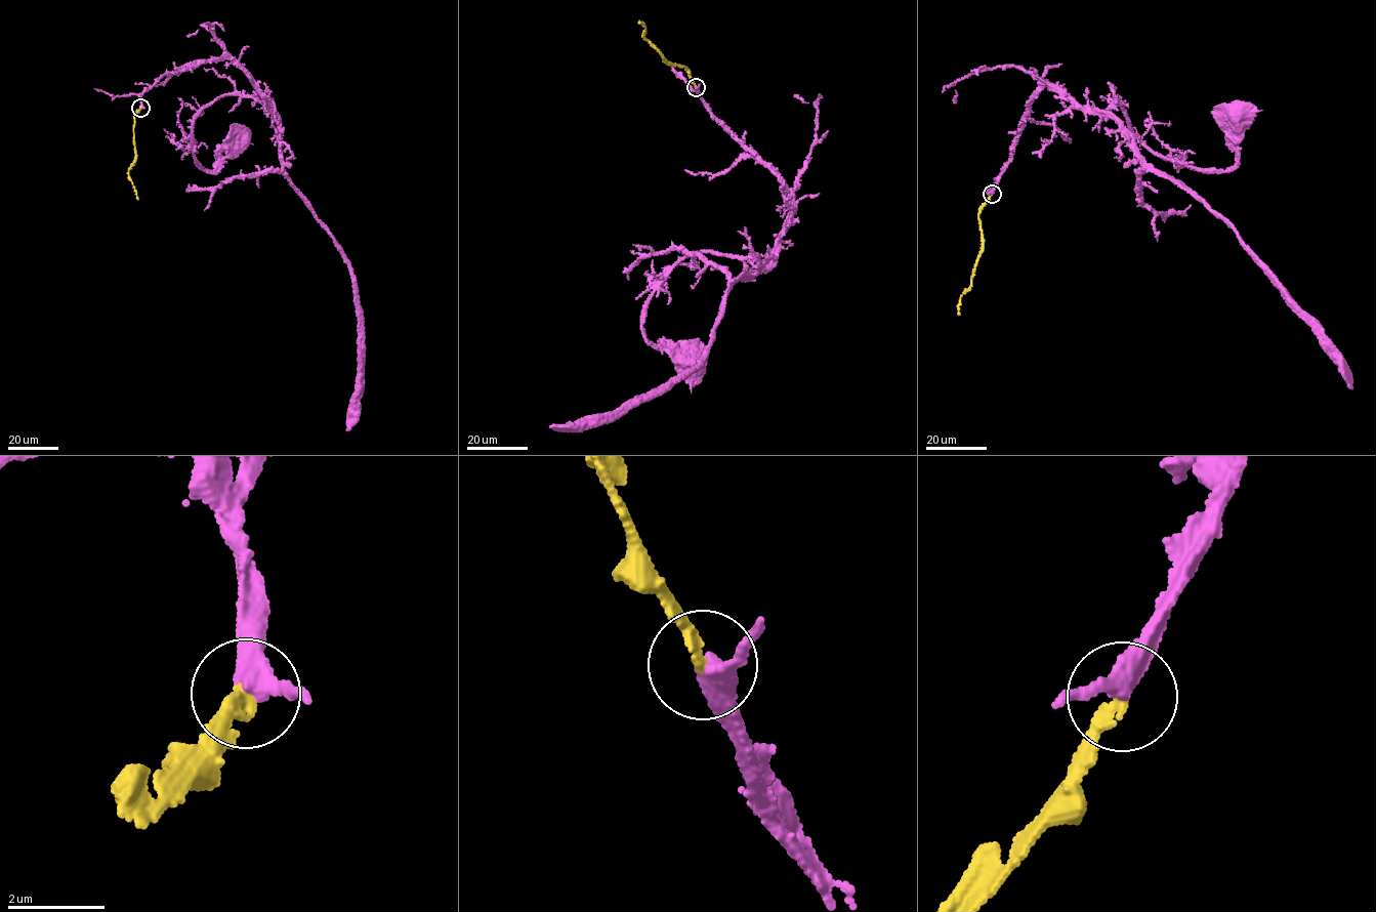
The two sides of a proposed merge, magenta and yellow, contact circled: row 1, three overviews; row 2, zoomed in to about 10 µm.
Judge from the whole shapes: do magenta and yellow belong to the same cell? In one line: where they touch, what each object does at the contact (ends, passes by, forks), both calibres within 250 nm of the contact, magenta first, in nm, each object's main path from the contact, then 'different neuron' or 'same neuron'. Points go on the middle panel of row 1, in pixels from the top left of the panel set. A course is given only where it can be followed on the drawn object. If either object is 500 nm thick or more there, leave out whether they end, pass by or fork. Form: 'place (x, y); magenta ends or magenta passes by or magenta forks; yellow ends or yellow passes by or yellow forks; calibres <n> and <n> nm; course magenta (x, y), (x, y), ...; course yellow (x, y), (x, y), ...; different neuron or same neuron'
place (696, 87); magenta passes by; yellow ends; calibres 360 and 280 nm; course magenta (696, 87), (724, 130), (783, 183), (791, 212), (768, 261), (695, 252), (653, 292), (643, 337), (690, 364); course yellow (695, 87), (686, 69), (663, 59), (658, 50), (643, 38), (645, 30), (639, 23); same neuron

